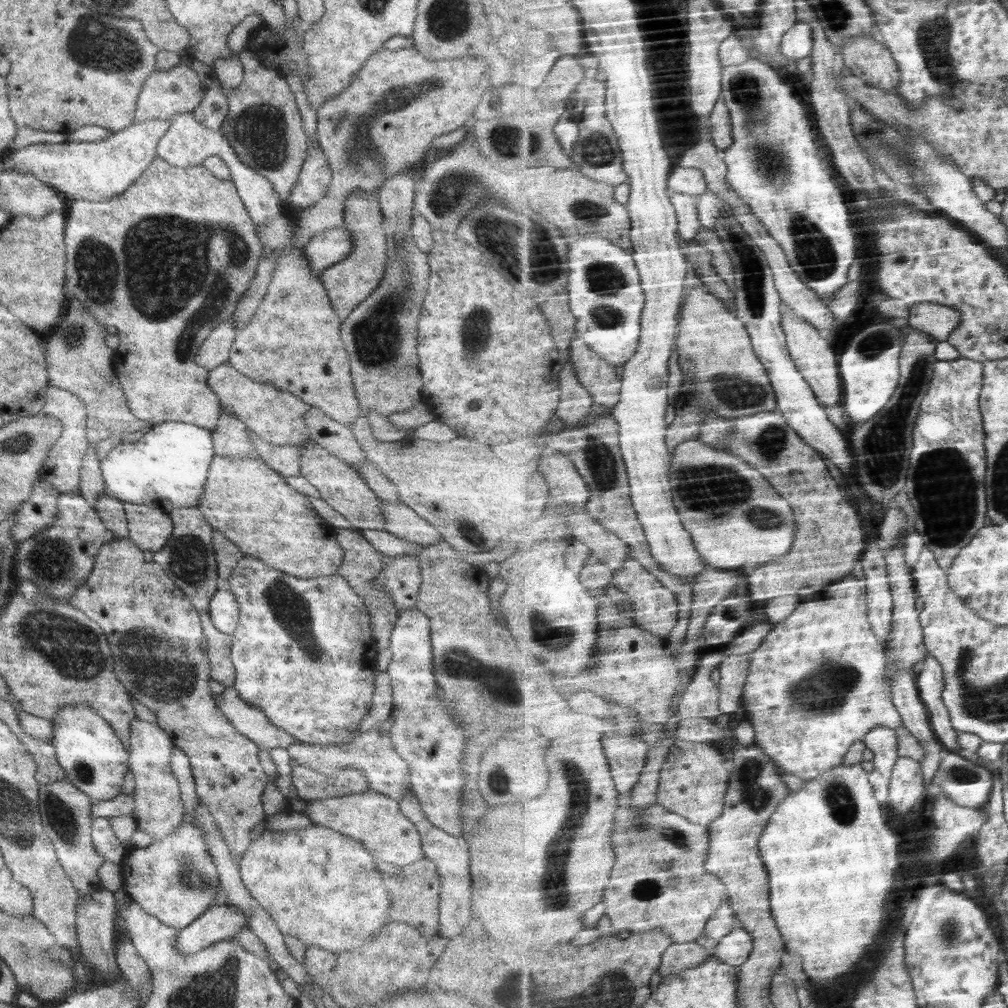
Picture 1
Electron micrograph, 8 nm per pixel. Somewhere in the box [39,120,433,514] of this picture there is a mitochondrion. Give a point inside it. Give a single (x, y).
(158, 283)

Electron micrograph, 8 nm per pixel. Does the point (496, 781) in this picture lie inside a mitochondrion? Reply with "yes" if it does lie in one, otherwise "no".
yes

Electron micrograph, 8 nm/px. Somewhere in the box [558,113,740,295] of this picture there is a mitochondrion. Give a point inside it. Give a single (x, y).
(602, 152)

